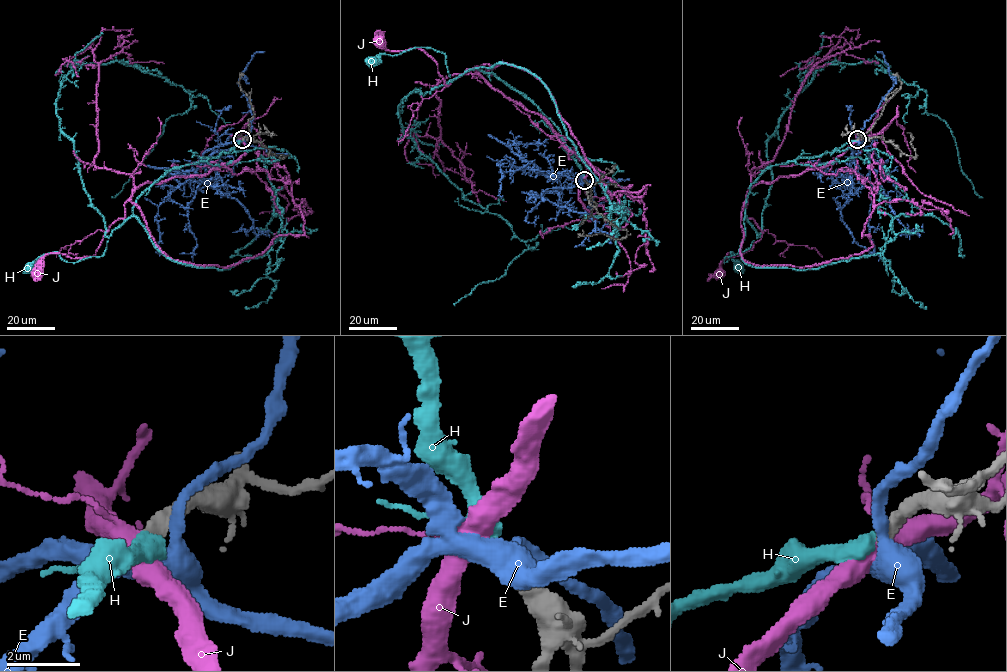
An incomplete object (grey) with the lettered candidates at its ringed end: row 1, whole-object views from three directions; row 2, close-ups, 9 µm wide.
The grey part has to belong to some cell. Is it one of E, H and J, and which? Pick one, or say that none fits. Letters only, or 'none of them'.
H

